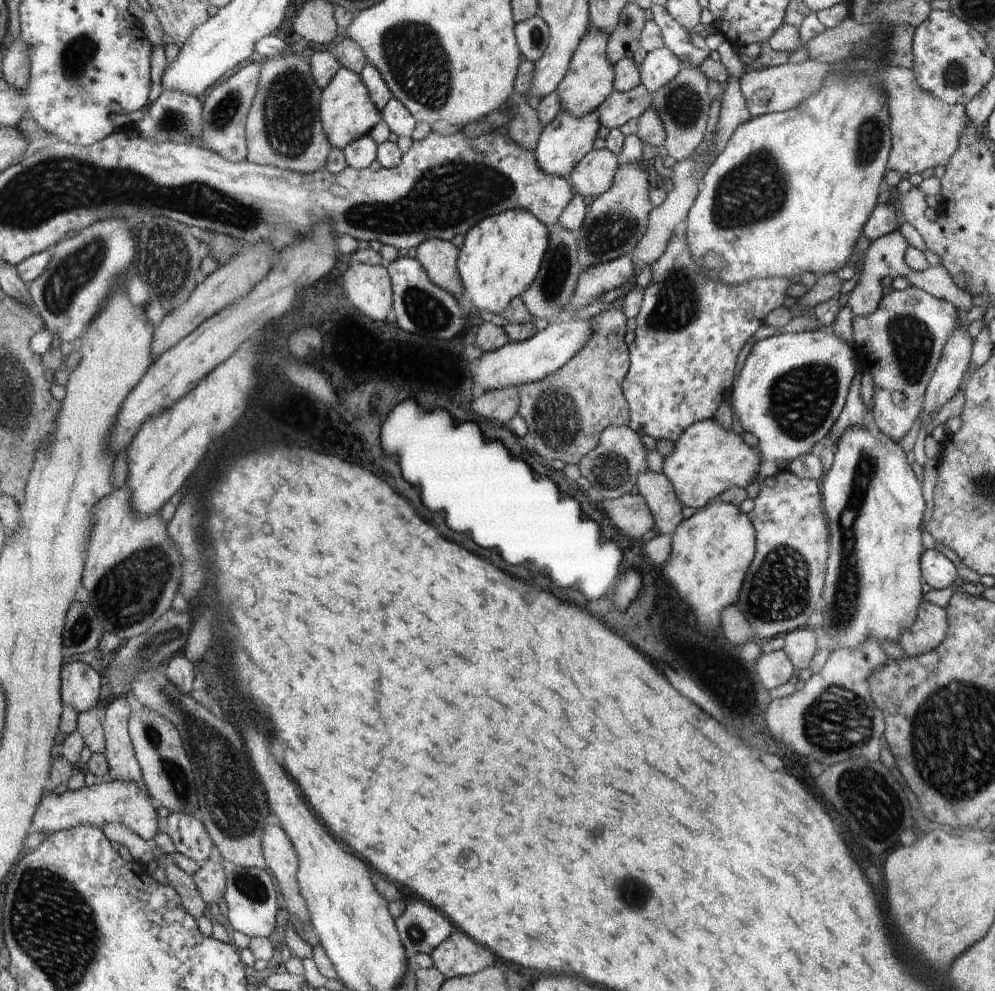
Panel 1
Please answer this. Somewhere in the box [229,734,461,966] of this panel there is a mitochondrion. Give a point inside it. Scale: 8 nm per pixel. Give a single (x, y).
(251, 887)

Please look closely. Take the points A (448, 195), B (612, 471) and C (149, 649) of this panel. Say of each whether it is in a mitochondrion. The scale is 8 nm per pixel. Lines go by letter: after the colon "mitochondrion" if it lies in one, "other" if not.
A: mitochondrion
B: mitochondrion
C: mitochondrion

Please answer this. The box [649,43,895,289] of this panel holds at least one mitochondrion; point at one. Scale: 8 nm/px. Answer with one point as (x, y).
(756, 190)

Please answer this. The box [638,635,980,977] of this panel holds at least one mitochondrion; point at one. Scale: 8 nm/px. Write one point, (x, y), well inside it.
(840, 717)

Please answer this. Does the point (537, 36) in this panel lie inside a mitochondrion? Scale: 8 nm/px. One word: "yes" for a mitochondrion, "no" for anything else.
yes

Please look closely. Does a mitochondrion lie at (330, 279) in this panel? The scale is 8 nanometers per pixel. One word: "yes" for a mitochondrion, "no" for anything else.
no

